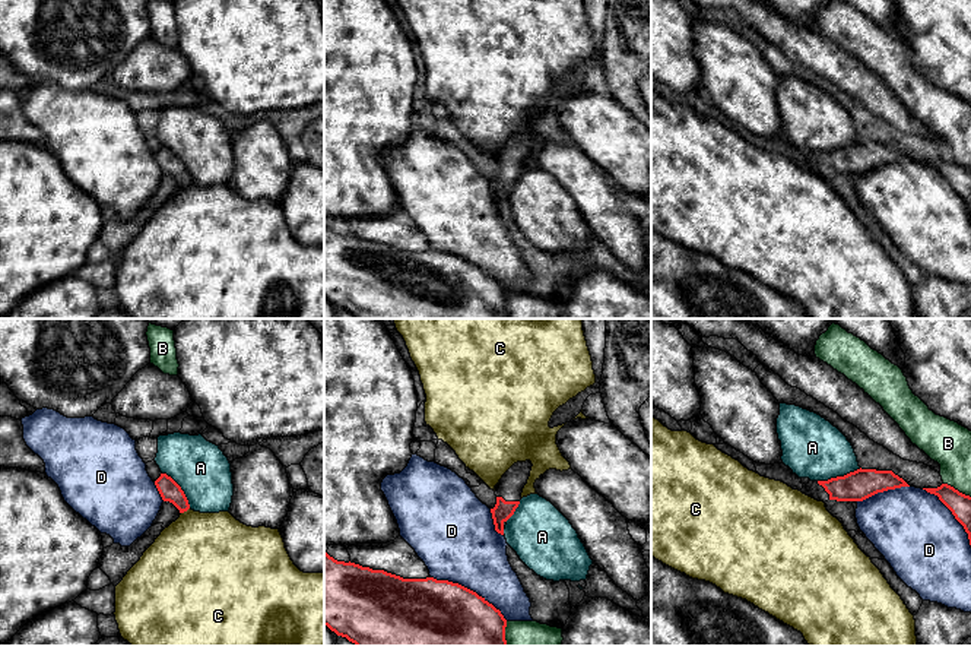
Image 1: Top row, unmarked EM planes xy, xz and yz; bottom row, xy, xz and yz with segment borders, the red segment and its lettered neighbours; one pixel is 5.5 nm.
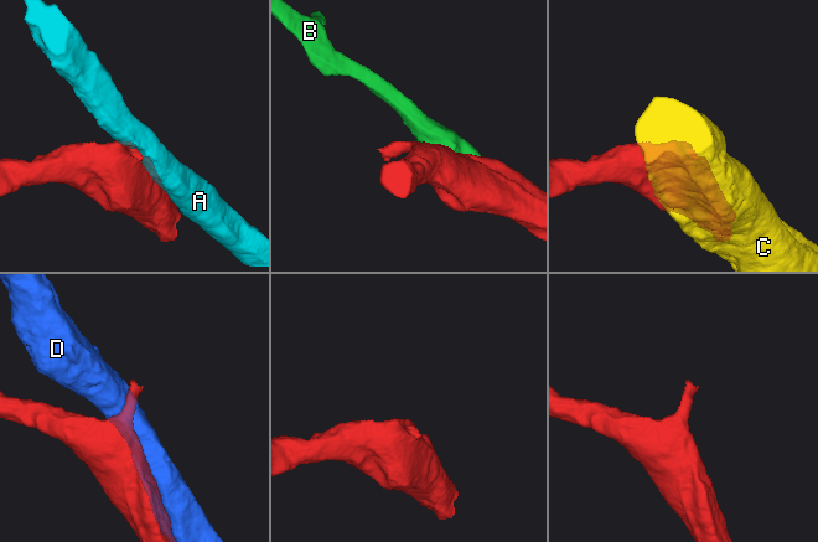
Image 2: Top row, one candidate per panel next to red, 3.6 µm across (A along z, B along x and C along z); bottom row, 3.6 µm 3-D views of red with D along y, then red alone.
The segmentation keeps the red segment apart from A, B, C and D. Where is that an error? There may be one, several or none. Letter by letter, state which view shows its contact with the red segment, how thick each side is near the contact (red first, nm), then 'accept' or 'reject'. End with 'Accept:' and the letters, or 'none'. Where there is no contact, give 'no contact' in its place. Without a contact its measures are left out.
A: contact in yz; calibres 170 and 340 nm; reject
B: contact in yz; calibres 120 and 220 nm; reject
C: contact in xy; calibres 110 and 440 nm; reject
D: contact in xz; calibres 500 and 420 nm; reject
Accept: none

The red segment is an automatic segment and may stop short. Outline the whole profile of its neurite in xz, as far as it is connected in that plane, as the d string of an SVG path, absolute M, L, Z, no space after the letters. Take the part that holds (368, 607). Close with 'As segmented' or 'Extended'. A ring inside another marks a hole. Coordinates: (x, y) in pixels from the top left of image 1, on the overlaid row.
M324 552L324 626L337 636L346 637L356 646L507 646L505 627L507 620L492 604L476 592L448 580L426 579L403 579L384 570L372 570L355 563L337 561Z. As segmented

